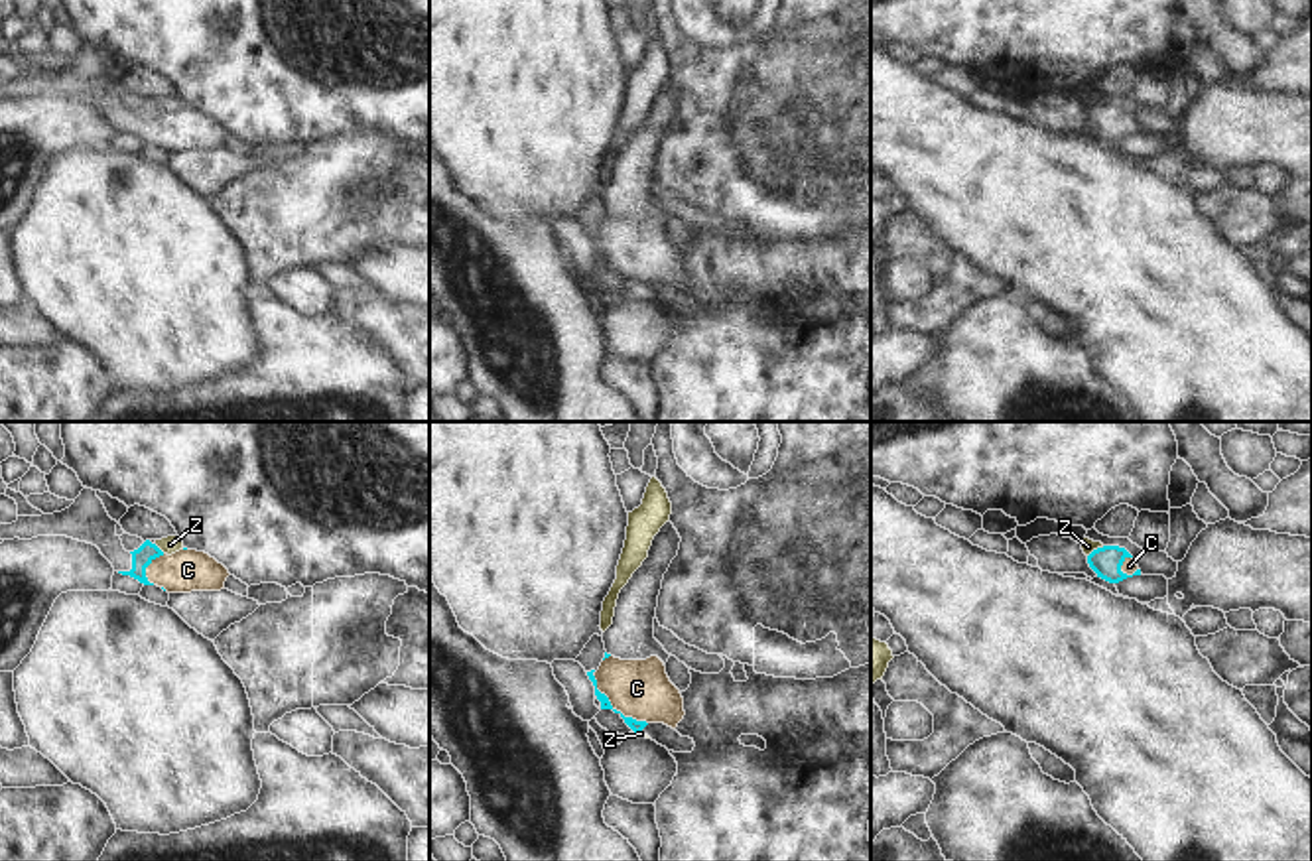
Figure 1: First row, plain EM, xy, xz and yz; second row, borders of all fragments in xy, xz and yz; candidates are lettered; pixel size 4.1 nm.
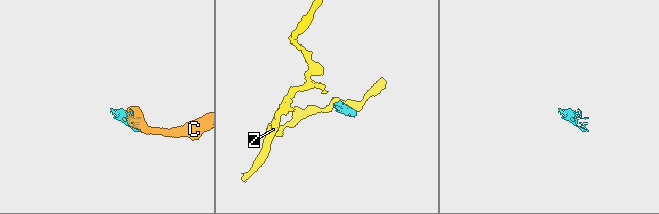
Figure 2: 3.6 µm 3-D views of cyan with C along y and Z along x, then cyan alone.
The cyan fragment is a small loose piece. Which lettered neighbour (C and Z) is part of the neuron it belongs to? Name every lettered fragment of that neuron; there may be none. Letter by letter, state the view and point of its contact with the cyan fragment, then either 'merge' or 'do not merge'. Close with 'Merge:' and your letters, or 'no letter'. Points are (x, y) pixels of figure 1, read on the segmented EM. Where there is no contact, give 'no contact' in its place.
C: meets cyan in xz at (615, 710); merge
Z: meets cyan in xy at (158, 548); do not merge
Merge: C

